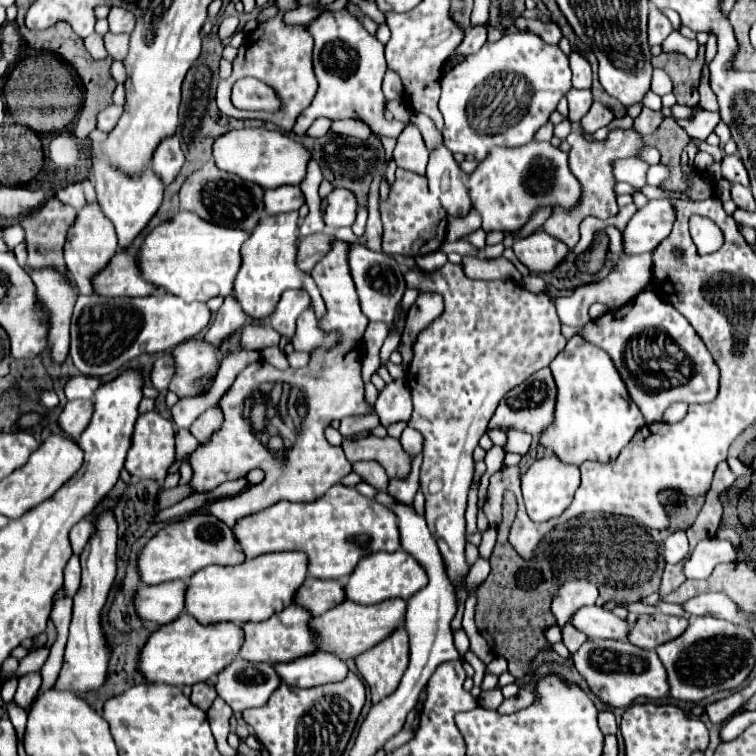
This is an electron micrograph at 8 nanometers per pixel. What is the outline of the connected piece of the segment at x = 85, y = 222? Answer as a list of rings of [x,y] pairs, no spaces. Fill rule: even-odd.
[[[97,203],[85,205],[79,211],[75,227],[71,229],[71,235],[67,235],[67,243],[65,243],[65,263],[79,287],[81,295],[93,295],[91,279],[107,267],[107,263],[111,261],[111,257],[115,253],[117,253],[117,235],[113,231],[111,223],[107,223],[107,219],[103,219],[103,213],[99,211]]]

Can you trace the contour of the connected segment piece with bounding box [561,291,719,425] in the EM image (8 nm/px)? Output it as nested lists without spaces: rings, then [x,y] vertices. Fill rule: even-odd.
[[[655,291],[639,293],[619,309],[611,309],[603,317],[587,323],[583,329],[561,325],[563,337],[581,333],[589,343],[607,351],[621,373],[631,399],[643,411],[647,423],[663,421],[663,413],[671,403],[709,403],[719,391],[719,367],[701,337],[689,321]]]

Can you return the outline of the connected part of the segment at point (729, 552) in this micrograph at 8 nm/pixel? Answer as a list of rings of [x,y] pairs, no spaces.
[[[716,537],[700,541],[691,553],[691,557],[685,561],[685,577],[687,579],[707,579],[715,565],[723,561],[735,561],[737,551],[728,540]]]

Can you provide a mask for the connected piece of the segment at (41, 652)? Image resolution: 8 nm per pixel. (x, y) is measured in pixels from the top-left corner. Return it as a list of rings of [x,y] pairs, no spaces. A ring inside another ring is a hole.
[[[41,647],[41,649],[37,649],[37,651],[31,651],[25,659],[21,659],[21,663],[19,663],[19,667],[17,667],[17,671],[13,671],[9,677],[23,677],[25,673],[33,673],[33,671],[39,671],[41,667],[43,667],[43,663],[47,661],[47,655],[49,655],[49,649],[51,647]]]

